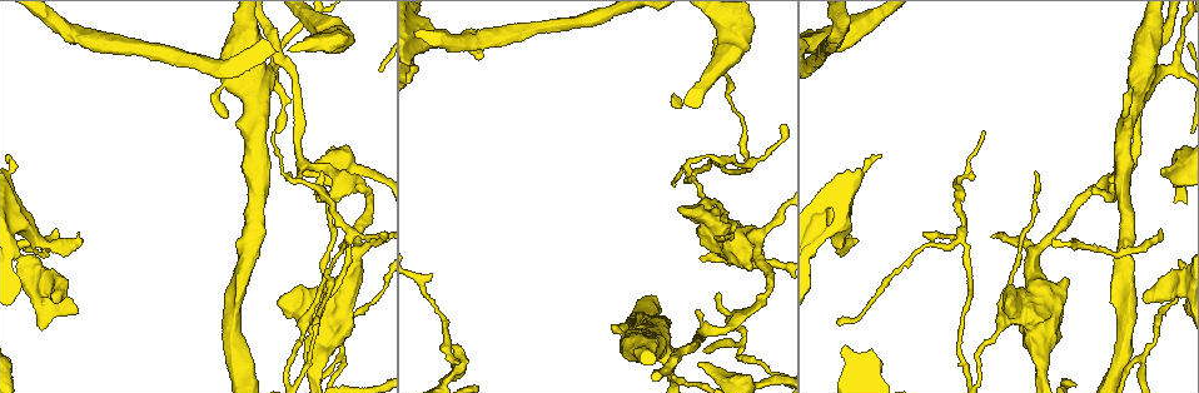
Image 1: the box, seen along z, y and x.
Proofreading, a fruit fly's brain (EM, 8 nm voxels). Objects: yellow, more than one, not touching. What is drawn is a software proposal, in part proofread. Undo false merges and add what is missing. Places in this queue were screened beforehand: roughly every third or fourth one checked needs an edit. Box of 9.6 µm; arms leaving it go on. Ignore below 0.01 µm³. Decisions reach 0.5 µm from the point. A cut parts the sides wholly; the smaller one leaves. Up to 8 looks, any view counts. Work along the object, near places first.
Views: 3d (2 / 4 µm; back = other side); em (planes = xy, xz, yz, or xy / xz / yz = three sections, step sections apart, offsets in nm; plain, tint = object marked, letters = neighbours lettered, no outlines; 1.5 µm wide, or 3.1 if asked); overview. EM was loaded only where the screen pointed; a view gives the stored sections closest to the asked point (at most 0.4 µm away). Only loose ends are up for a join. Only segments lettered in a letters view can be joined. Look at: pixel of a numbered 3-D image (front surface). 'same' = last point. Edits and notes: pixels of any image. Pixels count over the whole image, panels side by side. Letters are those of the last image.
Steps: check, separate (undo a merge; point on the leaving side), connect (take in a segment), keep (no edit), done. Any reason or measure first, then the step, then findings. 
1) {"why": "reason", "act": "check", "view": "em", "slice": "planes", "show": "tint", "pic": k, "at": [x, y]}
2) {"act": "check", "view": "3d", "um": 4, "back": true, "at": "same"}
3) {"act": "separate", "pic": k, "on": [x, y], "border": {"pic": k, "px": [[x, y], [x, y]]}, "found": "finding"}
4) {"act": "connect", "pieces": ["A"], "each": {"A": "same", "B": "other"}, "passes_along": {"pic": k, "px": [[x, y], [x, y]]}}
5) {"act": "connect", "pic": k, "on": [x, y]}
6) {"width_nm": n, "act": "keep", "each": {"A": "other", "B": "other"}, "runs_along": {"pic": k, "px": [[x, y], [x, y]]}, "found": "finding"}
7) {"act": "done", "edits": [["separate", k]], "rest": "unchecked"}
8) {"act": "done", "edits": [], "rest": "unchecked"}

{"why": "four-way junction", "act": "check", "view": "3d", "um": 2, "pic": 1, "at": [347, 240]}

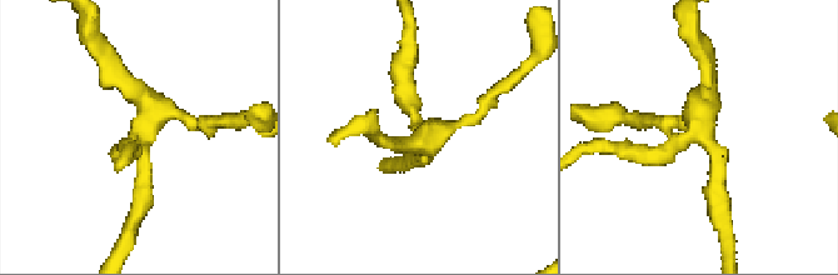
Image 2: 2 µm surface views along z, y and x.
{"arms": 4, "why": "need the tissue", "act": "check", "view": "em", "slice": "planes", "show": "letters", "pic": 2, "at": [144, 136]}

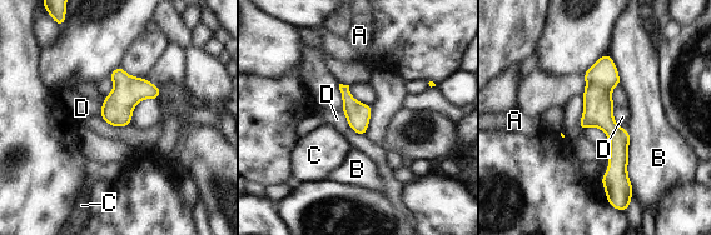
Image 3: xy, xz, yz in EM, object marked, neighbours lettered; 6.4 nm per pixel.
{"width_nm": 160, "act": "keep", "each": {"A": "other", "B": "other", "C": "other", "D": "other"}, "runs_along": {"pic": 3, "px": [[605, 58], [612, 191]]}, "found": "all the same neuron"}

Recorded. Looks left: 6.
{"why": "long arm stops here", "act": "check", "view": "3d", "um": 4, "back": true, "pic": 1, "at": [1035, 172]}

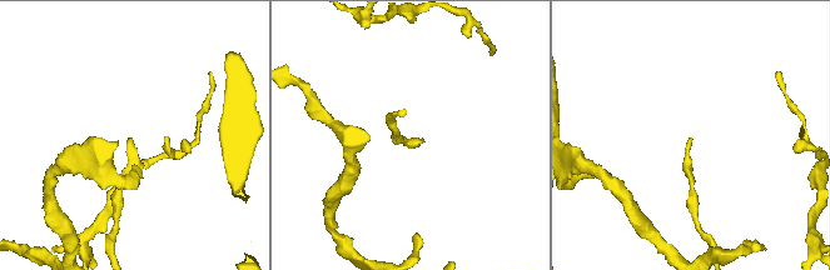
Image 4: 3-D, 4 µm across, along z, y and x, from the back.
{"act": "check", "view": "em", "slice": "yz", "step": 8, "show": "letters", "pic": 4, "at": [128, 137]}

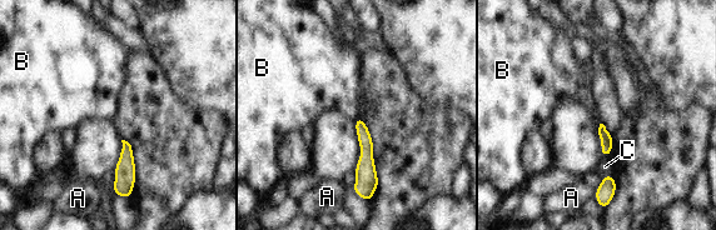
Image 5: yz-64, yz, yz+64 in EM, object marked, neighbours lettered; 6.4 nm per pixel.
{"width_nm": 80, "act": "keep", "each": {"A": "other", "B": "other", "C": "other"}, "runs_along": {"pic": 5, "px": [[358, 121], [366, 141], [369, 191]]}, "found": "no lettered segment goes on from it"}

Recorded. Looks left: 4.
{"why": "long arm stops here", "act": "check", "view": "em", "slice": "planes", "show": "letters", "pic": 1, "at": [275, 131]}

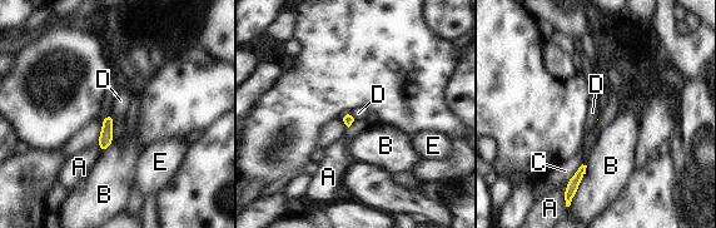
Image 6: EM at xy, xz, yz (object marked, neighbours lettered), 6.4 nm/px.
{"act": "keep", "each": {"A": "other", "B": "other", "C": "other", "D": "other", "E": "other"}, "border": {"pic": 6, "px": [[110, 113], [114, 122]]}, "found": "no lettered segment goes on from it"}

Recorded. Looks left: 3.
{"act": "done", "edits": [], "rest": "unchecked"}

